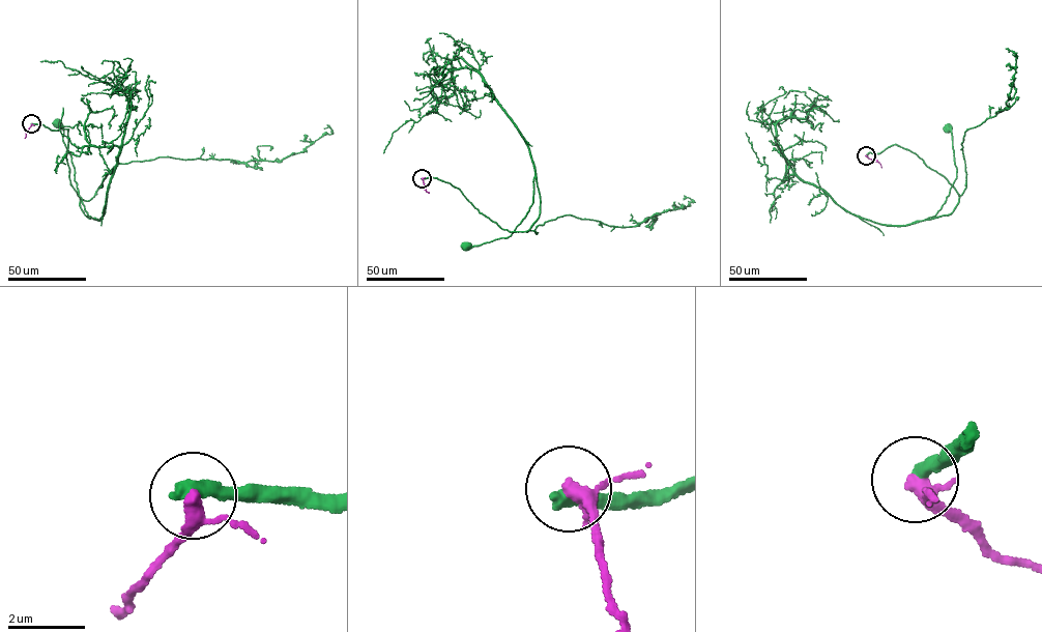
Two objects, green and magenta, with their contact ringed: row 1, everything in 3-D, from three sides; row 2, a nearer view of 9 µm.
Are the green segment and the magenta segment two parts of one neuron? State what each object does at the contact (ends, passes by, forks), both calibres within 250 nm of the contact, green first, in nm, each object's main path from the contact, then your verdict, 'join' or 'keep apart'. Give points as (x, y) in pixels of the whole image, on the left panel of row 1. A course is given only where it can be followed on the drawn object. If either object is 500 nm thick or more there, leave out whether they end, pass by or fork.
green ends; magenta passes by; calibres 440 and 280 nm; course green (31, 123), (68, 130), (66, 156), (71, 184), (83, 213), (97, 220), (85, 209), (63, 130), (57, 123); course magenta (31, 123), (24, 138); keep apart

